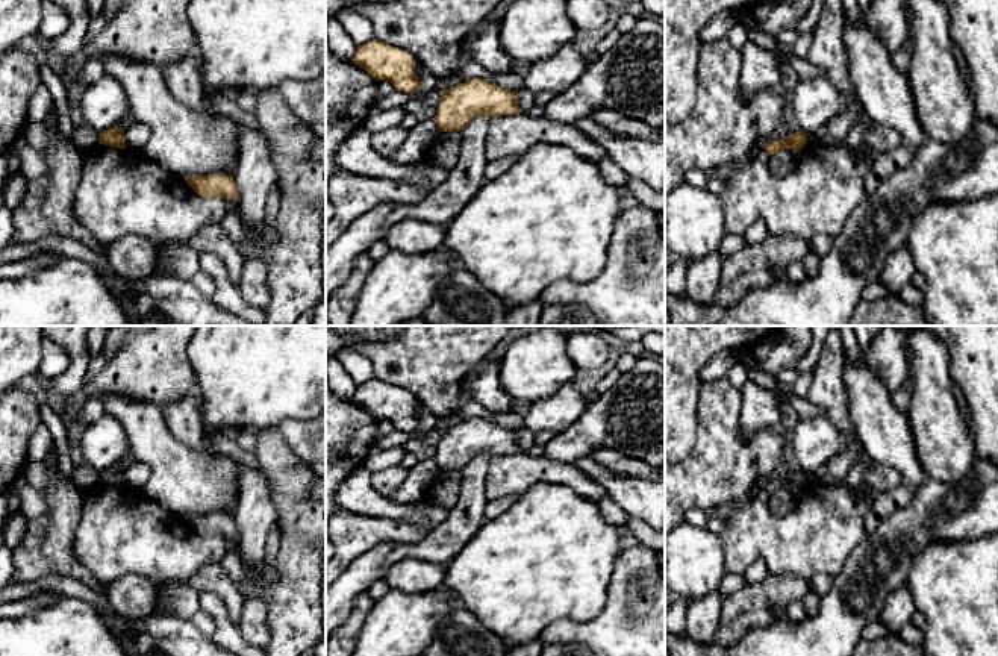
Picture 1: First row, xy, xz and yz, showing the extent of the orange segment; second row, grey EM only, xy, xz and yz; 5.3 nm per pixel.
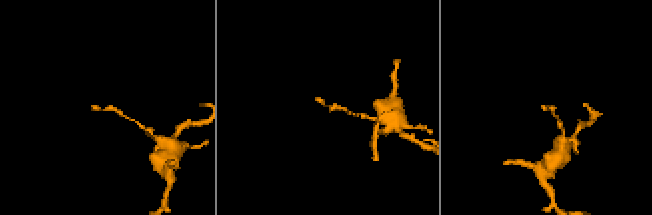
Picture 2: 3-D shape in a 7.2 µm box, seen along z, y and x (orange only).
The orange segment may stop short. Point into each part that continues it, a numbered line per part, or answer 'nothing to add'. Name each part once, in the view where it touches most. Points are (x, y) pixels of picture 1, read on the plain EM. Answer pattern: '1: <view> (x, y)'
nothing to add

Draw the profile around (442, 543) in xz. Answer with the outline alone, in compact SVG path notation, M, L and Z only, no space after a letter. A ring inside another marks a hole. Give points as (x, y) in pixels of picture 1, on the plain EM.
M479 455L462 468L459 500L450 509L448 518L416 544L397 544L389 553L385 573L391 565L403 559L426 559L436 564L448 564L485 524L485 479L491 456Z

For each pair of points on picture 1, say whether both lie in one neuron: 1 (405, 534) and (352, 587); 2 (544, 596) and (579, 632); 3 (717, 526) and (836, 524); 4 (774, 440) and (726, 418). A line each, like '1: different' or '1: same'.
1: different
2: different
3: different
4: same

